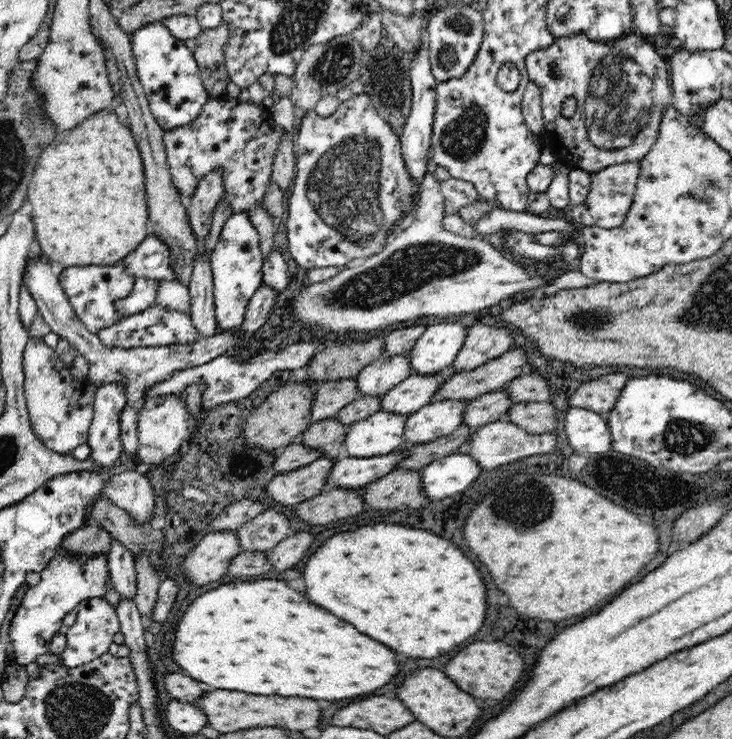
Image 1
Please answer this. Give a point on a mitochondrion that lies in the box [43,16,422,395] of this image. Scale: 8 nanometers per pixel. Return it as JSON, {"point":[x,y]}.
{"point":[343,187]}

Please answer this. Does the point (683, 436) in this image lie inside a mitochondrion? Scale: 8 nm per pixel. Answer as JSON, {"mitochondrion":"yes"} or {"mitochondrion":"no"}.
{"mitochondrion":"yes"}

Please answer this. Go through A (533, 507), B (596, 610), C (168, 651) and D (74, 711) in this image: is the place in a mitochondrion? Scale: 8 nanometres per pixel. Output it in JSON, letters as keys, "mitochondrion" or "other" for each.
{"A":"mitochondrion","B":"other","C":"other","D":"mitochondrion"}

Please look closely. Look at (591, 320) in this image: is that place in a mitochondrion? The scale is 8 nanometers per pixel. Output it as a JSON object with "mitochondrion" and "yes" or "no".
{"mitochondrion":"yes"}

